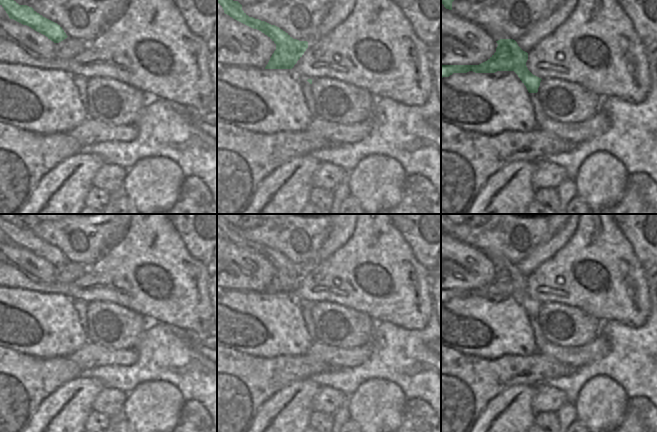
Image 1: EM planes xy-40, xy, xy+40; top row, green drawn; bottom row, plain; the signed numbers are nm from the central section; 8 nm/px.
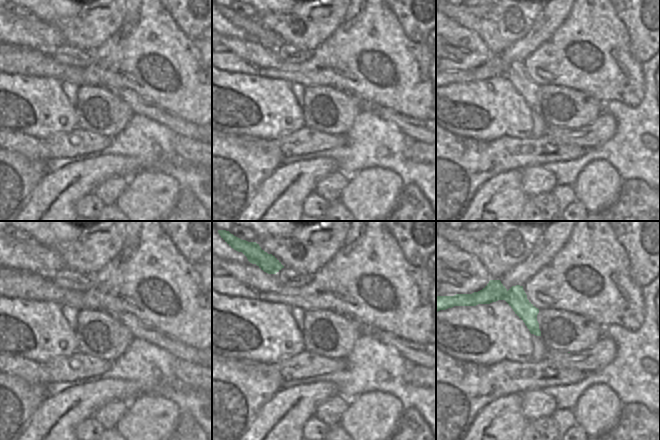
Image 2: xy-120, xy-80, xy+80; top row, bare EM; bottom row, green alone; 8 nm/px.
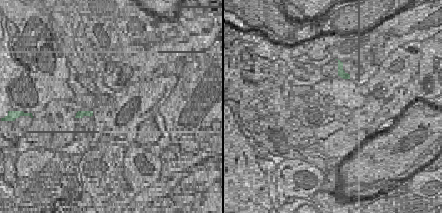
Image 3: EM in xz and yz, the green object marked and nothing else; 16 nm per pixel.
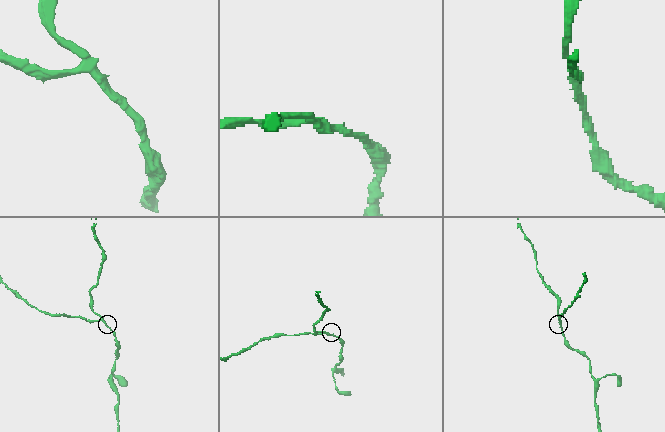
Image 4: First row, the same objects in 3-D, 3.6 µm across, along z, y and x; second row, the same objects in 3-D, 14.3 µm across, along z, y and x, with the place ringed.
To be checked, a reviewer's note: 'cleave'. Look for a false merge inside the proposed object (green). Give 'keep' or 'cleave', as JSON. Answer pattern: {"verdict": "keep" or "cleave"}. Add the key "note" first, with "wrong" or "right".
{"note": "right", "verdict": "cleave"}

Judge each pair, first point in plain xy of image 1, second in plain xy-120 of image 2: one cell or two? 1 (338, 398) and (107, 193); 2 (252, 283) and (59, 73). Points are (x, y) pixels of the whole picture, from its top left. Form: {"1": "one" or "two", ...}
{"1": "one", "2": "one"}

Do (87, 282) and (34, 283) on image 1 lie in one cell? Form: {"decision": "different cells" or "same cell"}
{"decision": "same cell"}

